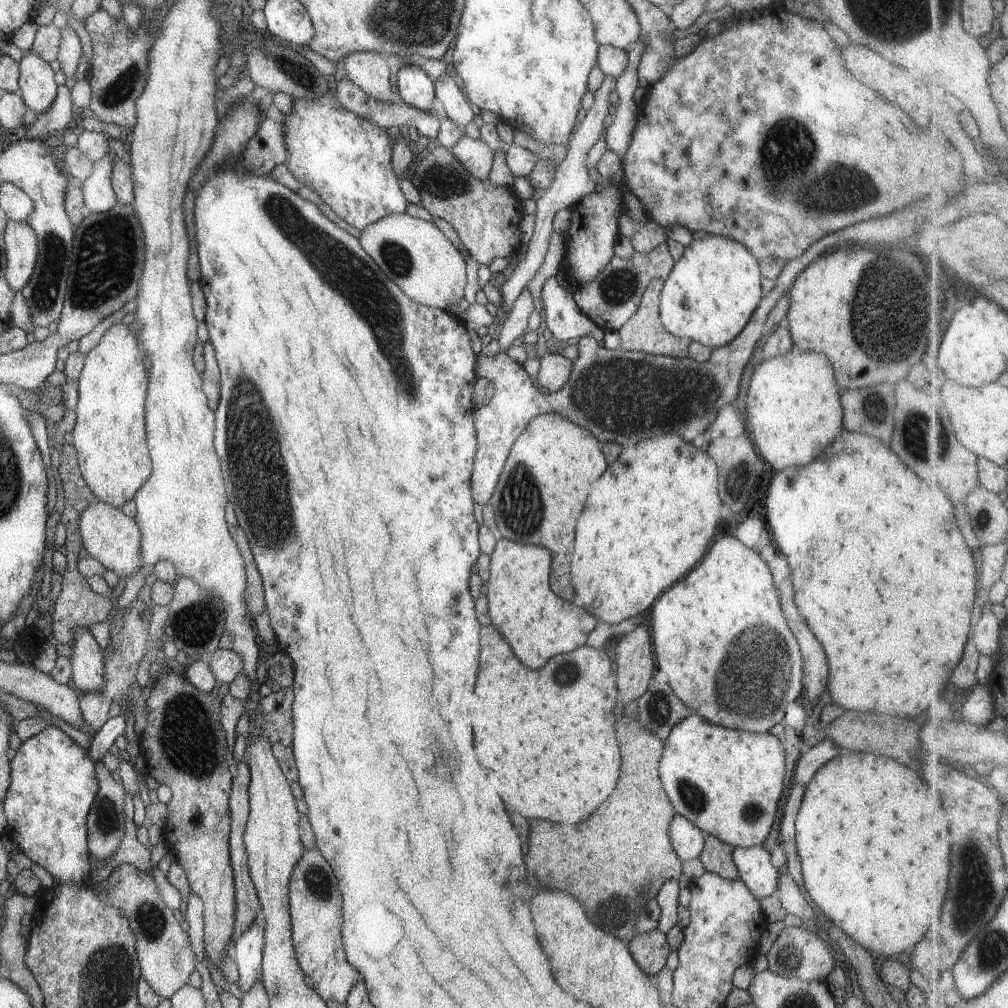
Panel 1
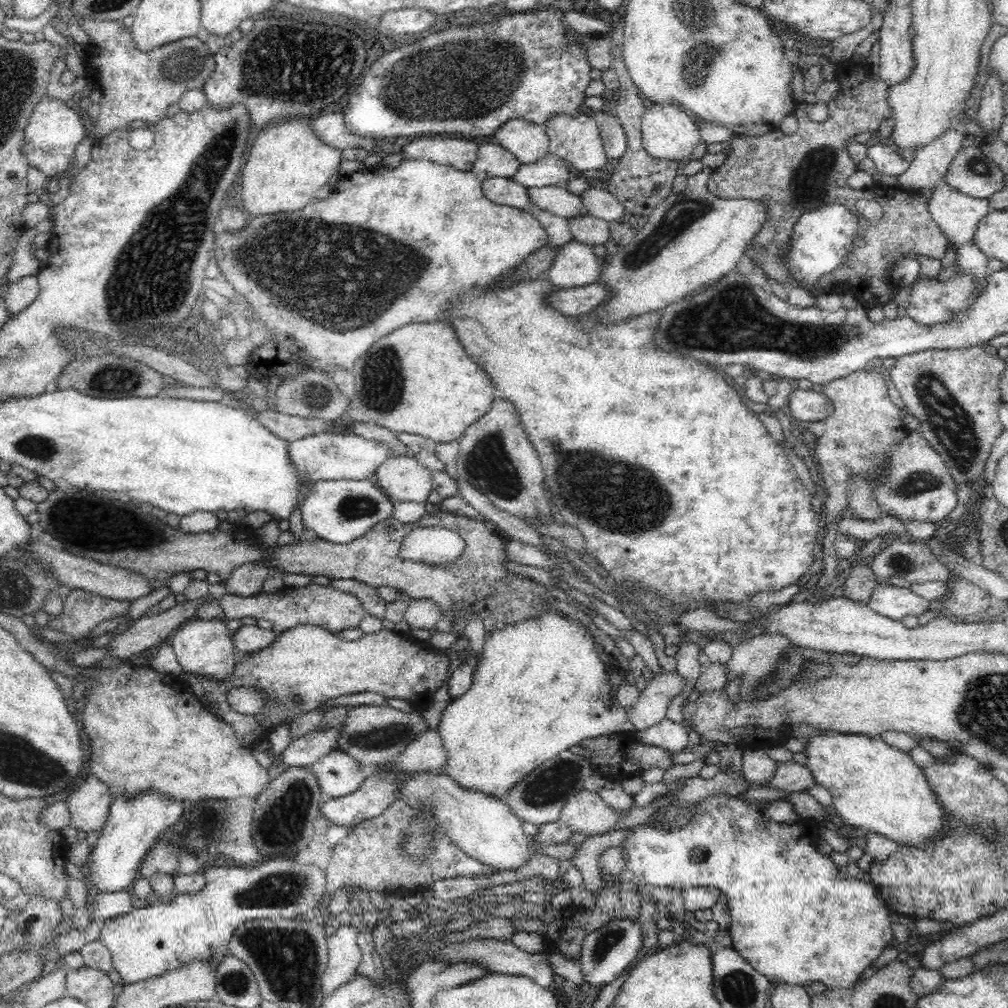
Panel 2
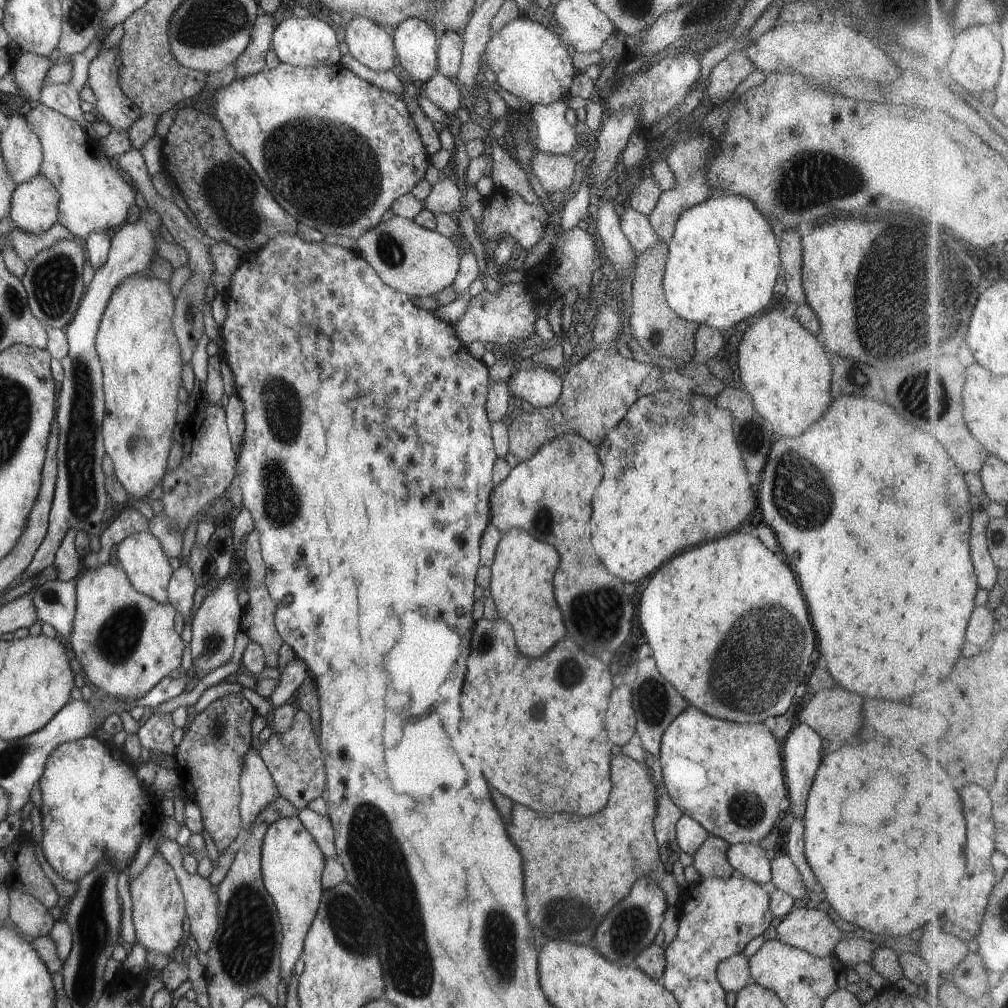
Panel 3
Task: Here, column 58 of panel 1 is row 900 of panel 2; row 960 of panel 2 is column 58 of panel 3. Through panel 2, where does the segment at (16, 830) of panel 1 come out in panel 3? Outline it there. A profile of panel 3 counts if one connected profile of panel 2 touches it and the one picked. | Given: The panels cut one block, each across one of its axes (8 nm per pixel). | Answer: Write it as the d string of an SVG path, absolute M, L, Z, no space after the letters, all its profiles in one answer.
M90 735L60 744L49 753L38 780L43 831L41 850L57 876L76 882L103 859L110 861L119 874L133 861L139 843L151 832L155 813L162 816L157 798L137 781L134 772L135 766L119 747L101 744Z

